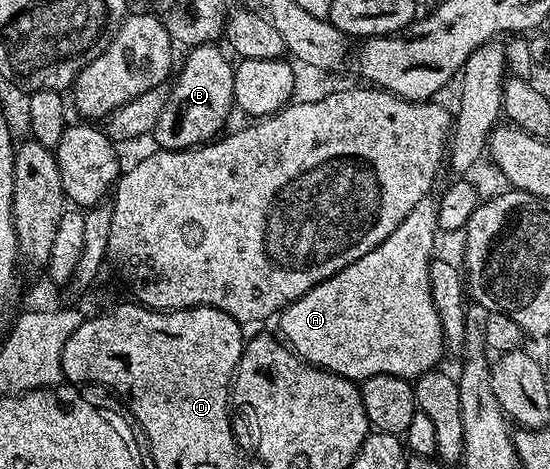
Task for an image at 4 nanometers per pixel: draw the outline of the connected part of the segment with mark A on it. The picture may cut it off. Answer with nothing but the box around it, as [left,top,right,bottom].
[277,196,445,380]

